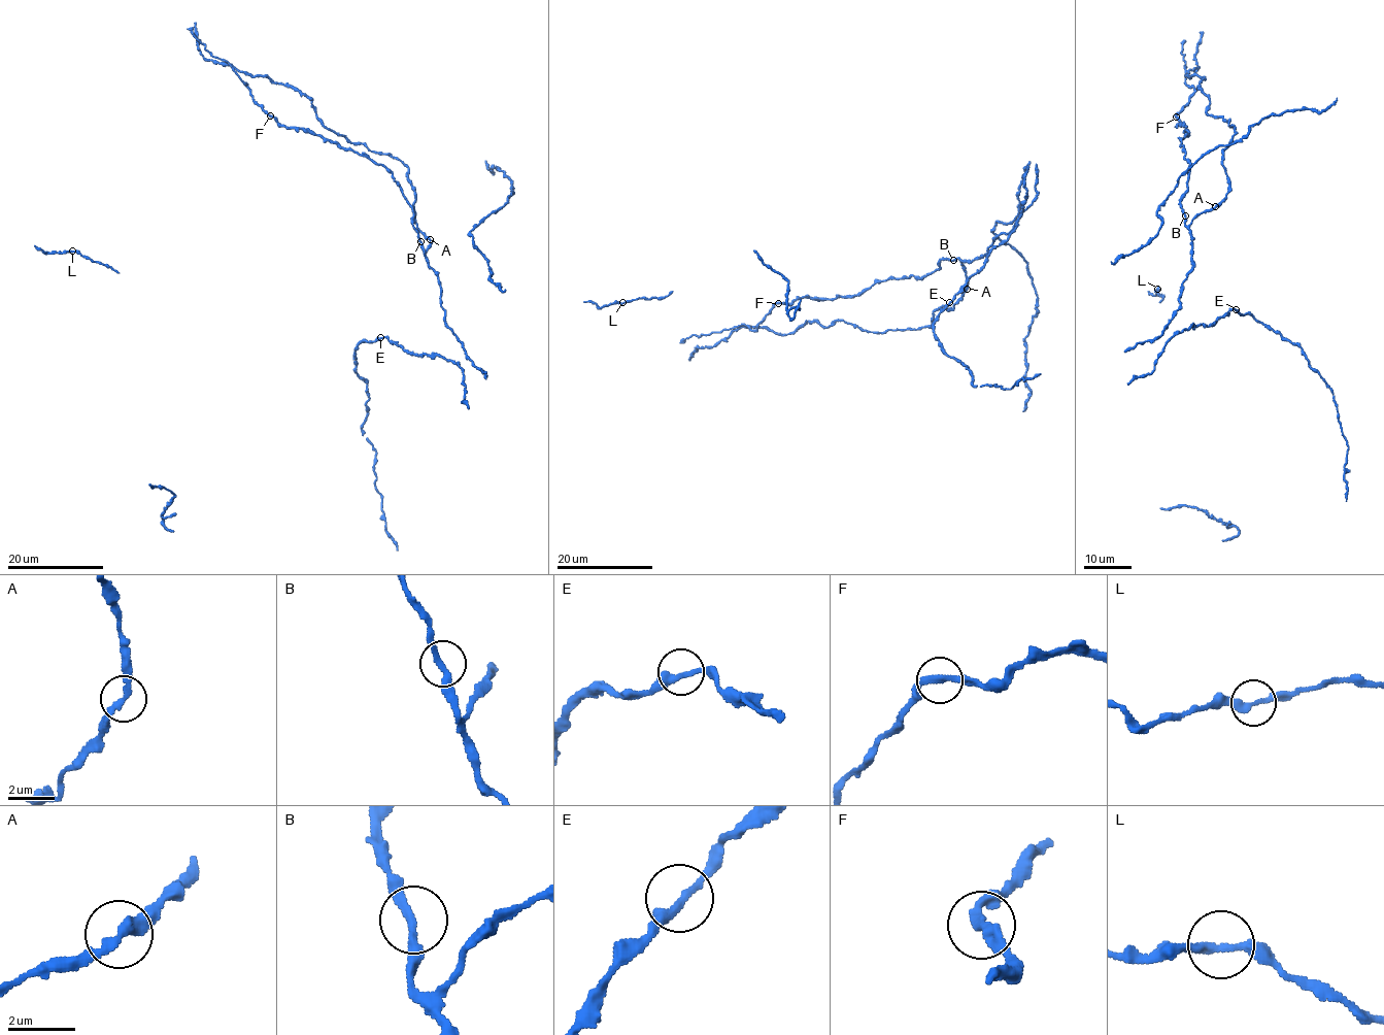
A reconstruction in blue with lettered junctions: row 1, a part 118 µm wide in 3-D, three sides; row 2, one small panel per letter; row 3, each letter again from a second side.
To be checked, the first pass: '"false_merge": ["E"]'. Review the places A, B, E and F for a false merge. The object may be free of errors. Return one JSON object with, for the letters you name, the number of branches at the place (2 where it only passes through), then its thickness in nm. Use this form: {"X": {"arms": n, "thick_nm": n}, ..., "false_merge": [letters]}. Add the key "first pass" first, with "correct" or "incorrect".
{"first pass": "incorrect", "false_merge": []}

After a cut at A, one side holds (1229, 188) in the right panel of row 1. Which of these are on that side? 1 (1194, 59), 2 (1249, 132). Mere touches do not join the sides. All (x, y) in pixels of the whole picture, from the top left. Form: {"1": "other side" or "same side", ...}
{"1": "same side", "2": "other side"}

